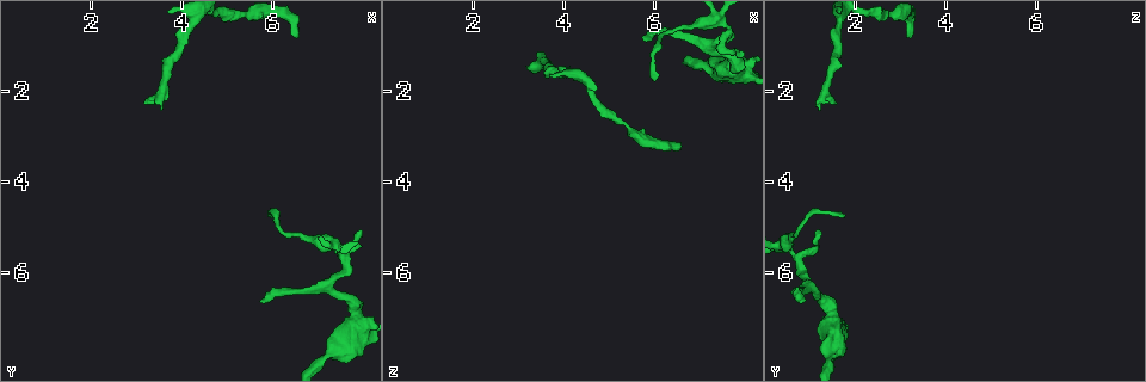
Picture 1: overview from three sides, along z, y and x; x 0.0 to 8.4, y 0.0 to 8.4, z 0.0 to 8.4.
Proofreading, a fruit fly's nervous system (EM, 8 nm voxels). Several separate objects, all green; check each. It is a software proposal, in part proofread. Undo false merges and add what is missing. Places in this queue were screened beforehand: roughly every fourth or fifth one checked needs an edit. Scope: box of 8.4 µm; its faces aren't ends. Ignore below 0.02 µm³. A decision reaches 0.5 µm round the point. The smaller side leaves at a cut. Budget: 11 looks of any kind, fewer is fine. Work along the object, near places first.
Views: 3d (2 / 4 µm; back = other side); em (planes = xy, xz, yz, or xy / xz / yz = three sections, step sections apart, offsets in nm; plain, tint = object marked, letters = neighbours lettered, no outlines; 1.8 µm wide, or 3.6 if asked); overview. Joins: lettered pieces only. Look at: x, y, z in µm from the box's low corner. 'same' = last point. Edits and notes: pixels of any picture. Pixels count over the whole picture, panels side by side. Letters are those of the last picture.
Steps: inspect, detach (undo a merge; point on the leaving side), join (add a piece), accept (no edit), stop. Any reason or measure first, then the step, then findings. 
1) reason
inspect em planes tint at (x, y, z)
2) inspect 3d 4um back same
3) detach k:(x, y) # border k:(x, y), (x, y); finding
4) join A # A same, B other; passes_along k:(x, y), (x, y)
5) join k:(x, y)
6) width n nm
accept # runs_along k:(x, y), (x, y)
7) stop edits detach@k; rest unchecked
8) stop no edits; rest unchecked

free end
inspect em planes letters at (7.95, 5.10, 1.25)

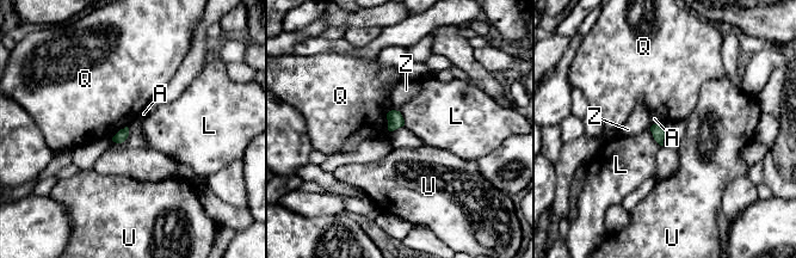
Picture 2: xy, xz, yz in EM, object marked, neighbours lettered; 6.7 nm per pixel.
accept # A other, L other, Q other, U other, Z other; border 2:(649, 128), (653, 139), (660, 146); no lettered piece goes on from it

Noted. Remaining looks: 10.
thin end
inspect 3d 4um at (5.70, 6.70, 0.85)

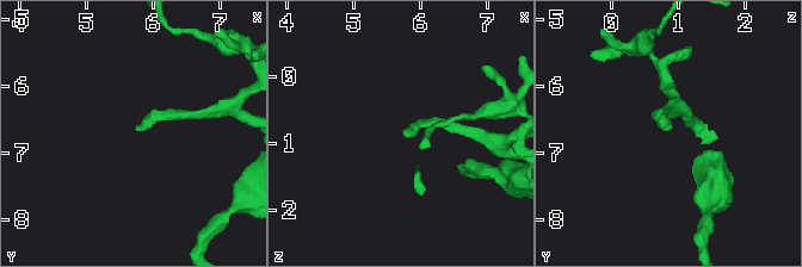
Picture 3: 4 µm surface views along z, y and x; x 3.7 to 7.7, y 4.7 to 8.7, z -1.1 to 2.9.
shape alone is not enough
inspect em planes plain at (5.75, 6.65, 0.80)

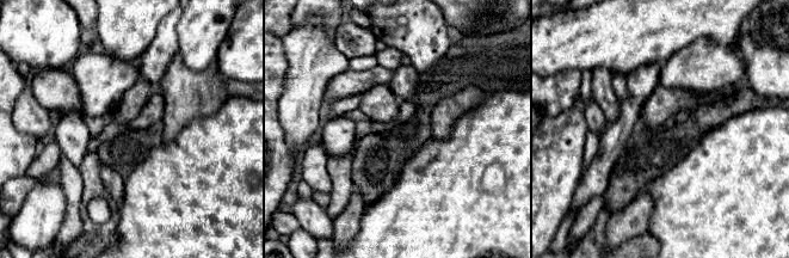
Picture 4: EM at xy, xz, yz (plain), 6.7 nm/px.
inspect em planes letters same

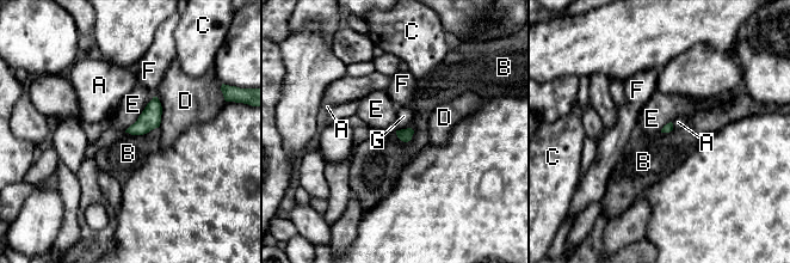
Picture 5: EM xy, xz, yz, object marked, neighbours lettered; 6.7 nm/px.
accept # A other, B other, C other, D other, E other, F other, G other; border 5:(395, 130), (403, 141), (414, 133); no lettered piece goes on from it

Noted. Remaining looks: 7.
branch stops here
inspect 3d 2um at (3.15, 2.30, 1.45)

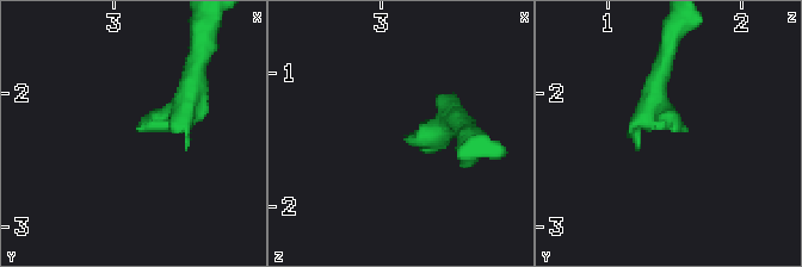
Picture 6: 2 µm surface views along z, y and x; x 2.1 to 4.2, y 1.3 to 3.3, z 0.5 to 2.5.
inspect em 3.6um planes tint at (3.18, 2.26, 1.48)

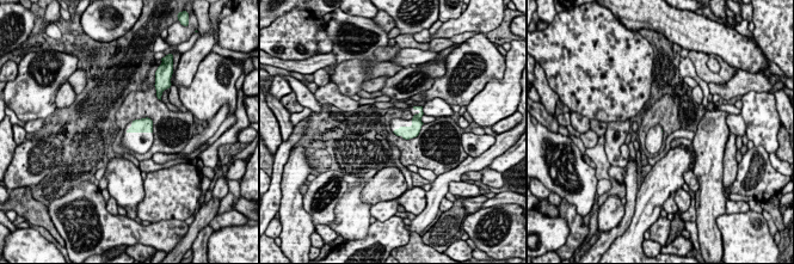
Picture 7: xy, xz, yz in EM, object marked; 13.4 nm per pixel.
inspect em 3.6um planes letters same

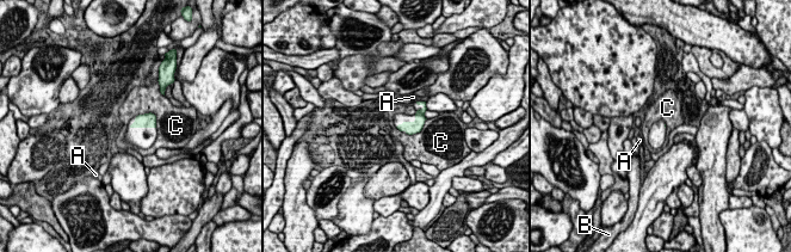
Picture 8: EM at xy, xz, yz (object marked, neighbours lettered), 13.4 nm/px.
longest_contact C 340 nm
join B # A other, B same, C other; passes_along 8:(420, 118), (420, 104), (414, 104); the cell continues

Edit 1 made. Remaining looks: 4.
see it whole again
inspect overview

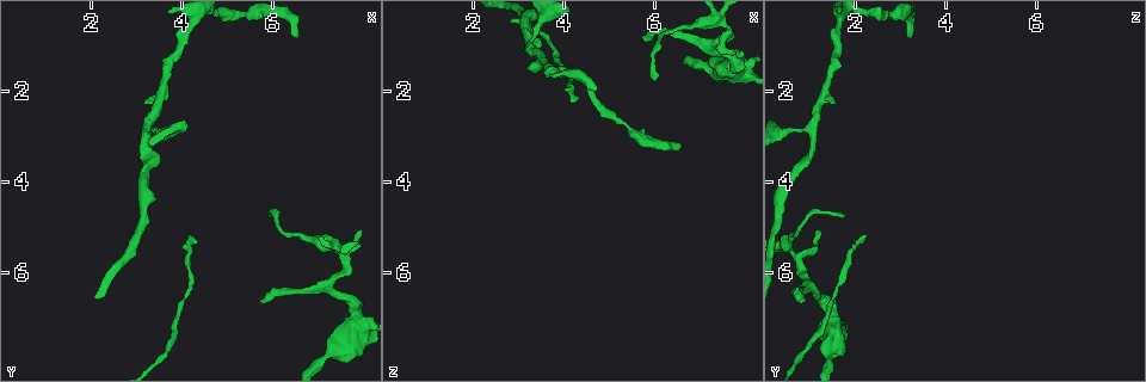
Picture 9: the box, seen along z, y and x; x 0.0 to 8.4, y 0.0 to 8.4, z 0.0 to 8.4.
long arm stops here
inspect em planes letters at (6.60, 0.85, 3.25)

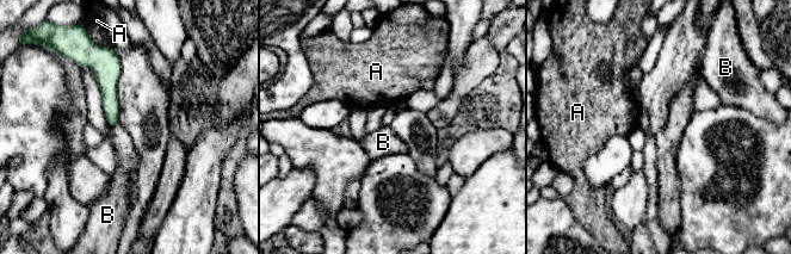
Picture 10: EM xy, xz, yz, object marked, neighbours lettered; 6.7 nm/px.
accept # A other, B other; border 10:(118, 122), (109, 125); none of them fits

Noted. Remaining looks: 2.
stop edits join@8; rest unchecked

